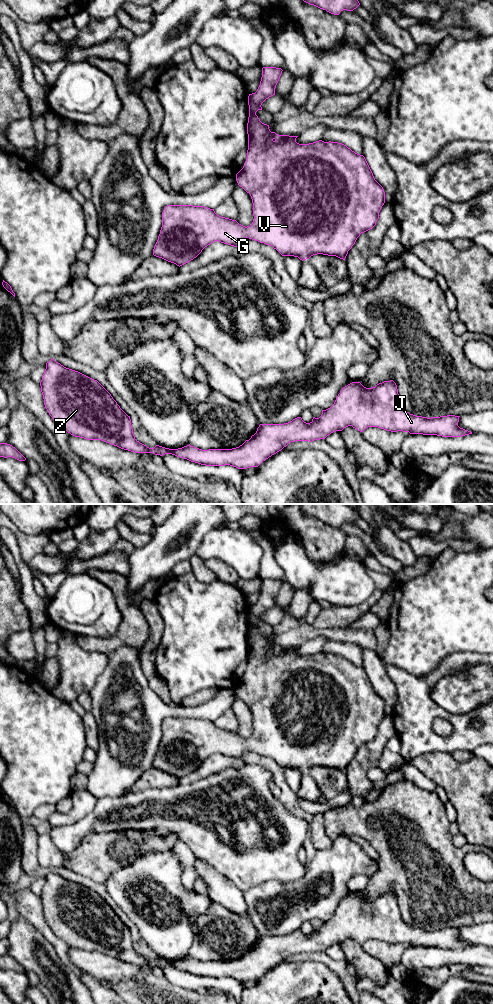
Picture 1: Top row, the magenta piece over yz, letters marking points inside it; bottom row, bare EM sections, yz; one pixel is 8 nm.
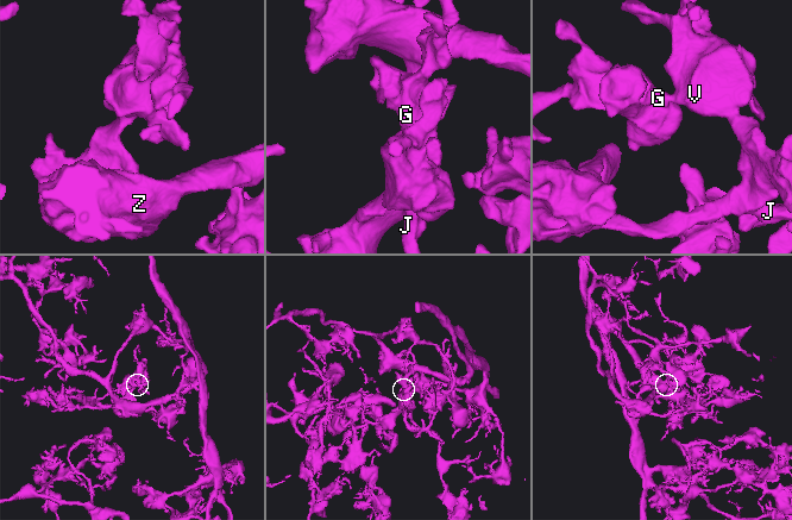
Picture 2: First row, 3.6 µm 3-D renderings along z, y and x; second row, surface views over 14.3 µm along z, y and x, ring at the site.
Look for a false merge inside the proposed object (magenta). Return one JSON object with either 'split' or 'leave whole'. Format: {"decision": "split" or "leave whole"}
{"decision": "leave whole"}

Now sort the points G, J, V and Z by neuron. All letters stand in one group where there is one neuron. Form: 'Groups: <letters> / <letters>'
Groups: G J V Z

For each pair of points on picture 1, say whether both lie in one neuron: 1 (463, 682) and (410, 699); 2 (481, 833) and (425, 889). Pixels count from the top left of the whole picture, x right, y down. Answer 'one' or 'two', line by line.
1: two
2: two

